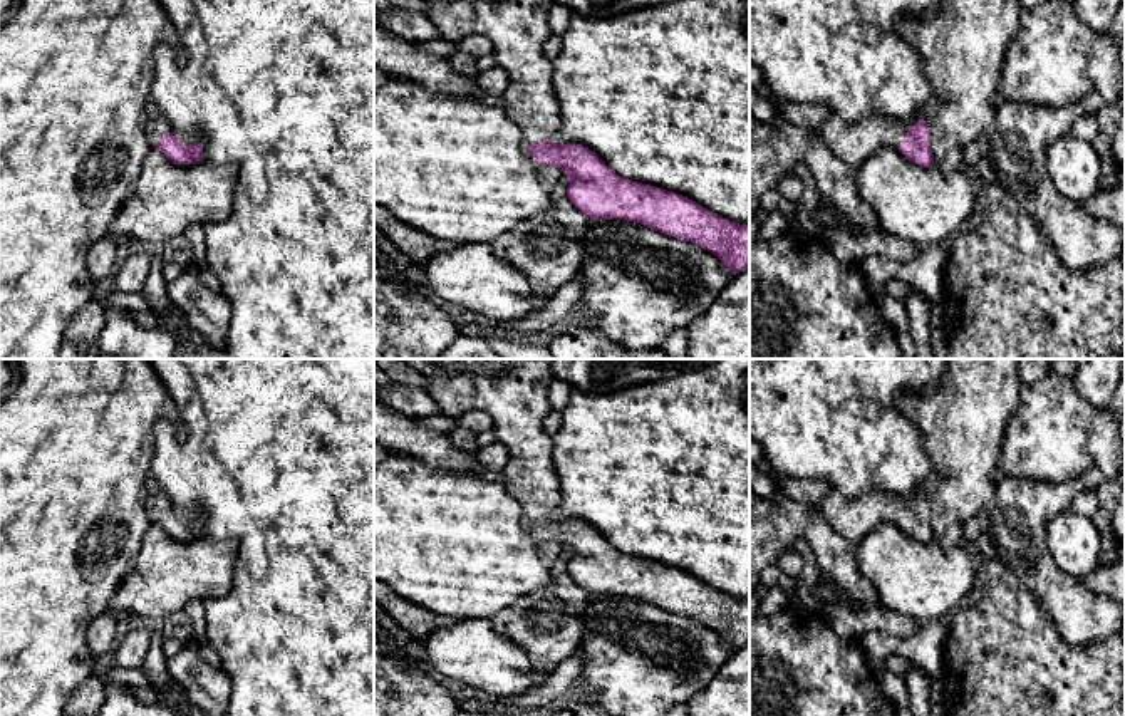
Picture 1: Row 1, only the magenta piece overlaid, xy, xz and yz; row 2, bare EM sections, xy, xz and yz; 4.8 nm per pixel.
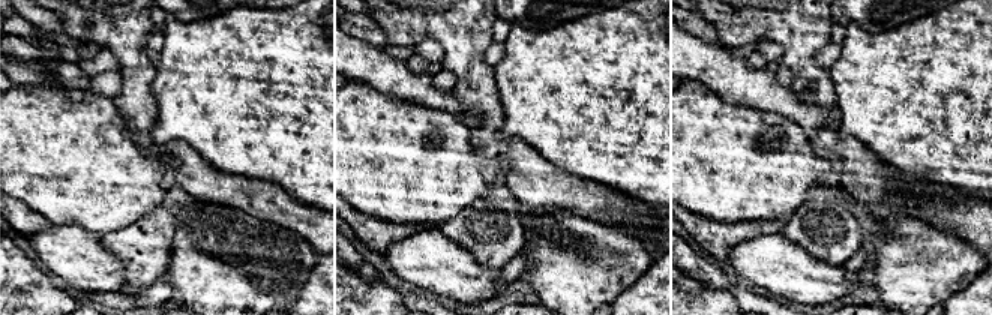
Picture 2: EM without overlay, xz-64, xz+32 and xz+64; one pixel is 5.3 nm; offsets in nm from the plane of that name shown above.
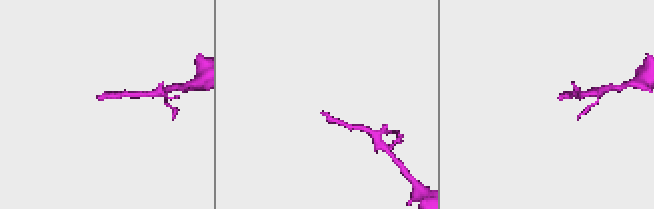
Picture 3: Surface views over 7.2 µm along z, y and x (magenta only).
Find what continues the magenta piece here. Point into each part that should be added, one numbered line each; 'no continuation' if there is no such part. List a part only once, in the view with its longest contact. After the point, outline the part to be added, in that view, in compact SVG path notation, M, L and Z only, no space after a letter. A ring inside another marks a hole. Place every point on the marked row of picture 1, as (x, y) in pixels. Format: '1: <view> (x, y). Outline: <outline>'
1: xz (518, 29). Outline: M424 0L428 18L439 29L446 40L459 42L469 35L485 35L495 45L498 65L510 74L510 86L503 94L505 114L523 132L526 148L550 141L560 129L560 107L552 84L553 62L543 55L543 44L552 35L548 10L553 0Z

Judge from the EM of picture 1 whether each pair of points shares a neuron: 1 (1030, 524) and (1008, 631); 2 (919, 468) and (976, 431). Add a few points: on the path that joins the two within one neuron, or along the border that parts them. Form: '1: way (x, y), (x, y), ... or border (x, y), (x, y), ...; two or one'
1: border (995, 559), (1015, 574), (1042, 609); two
2: border (914, 425), (929, 456), (931, 477); two

